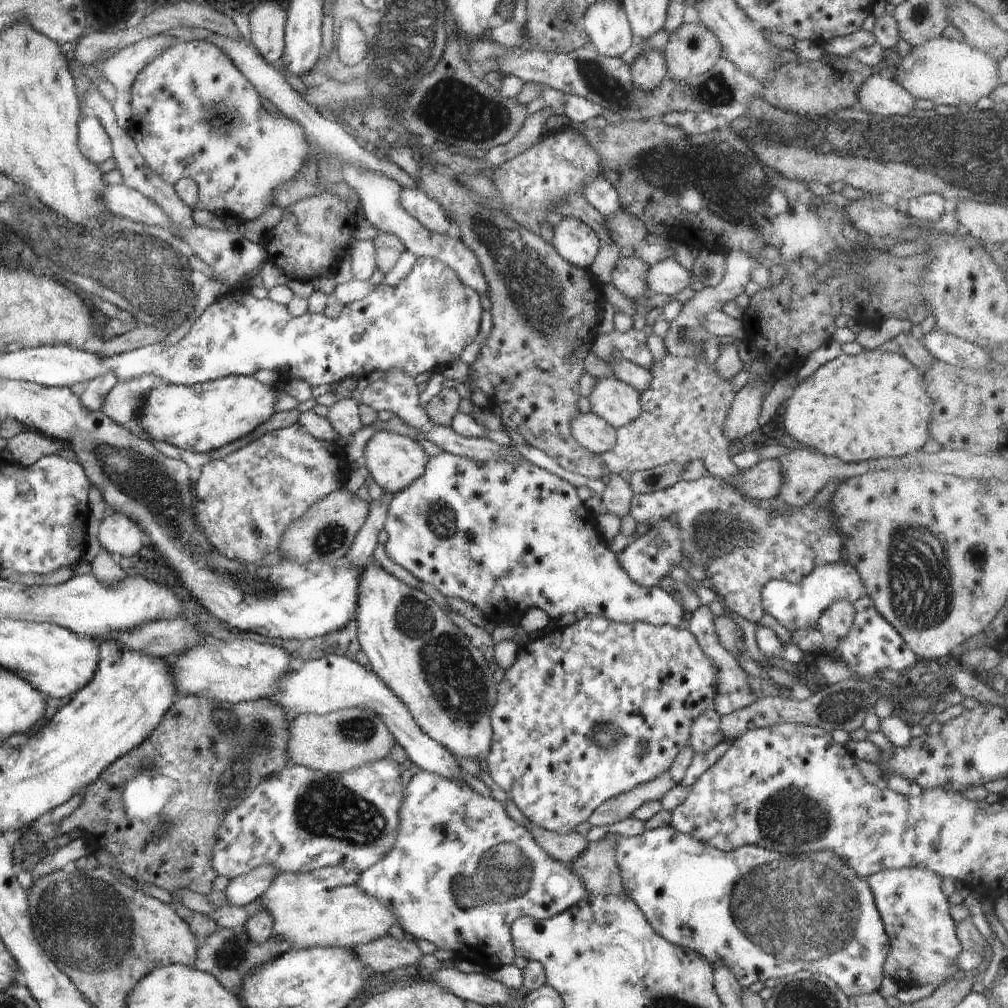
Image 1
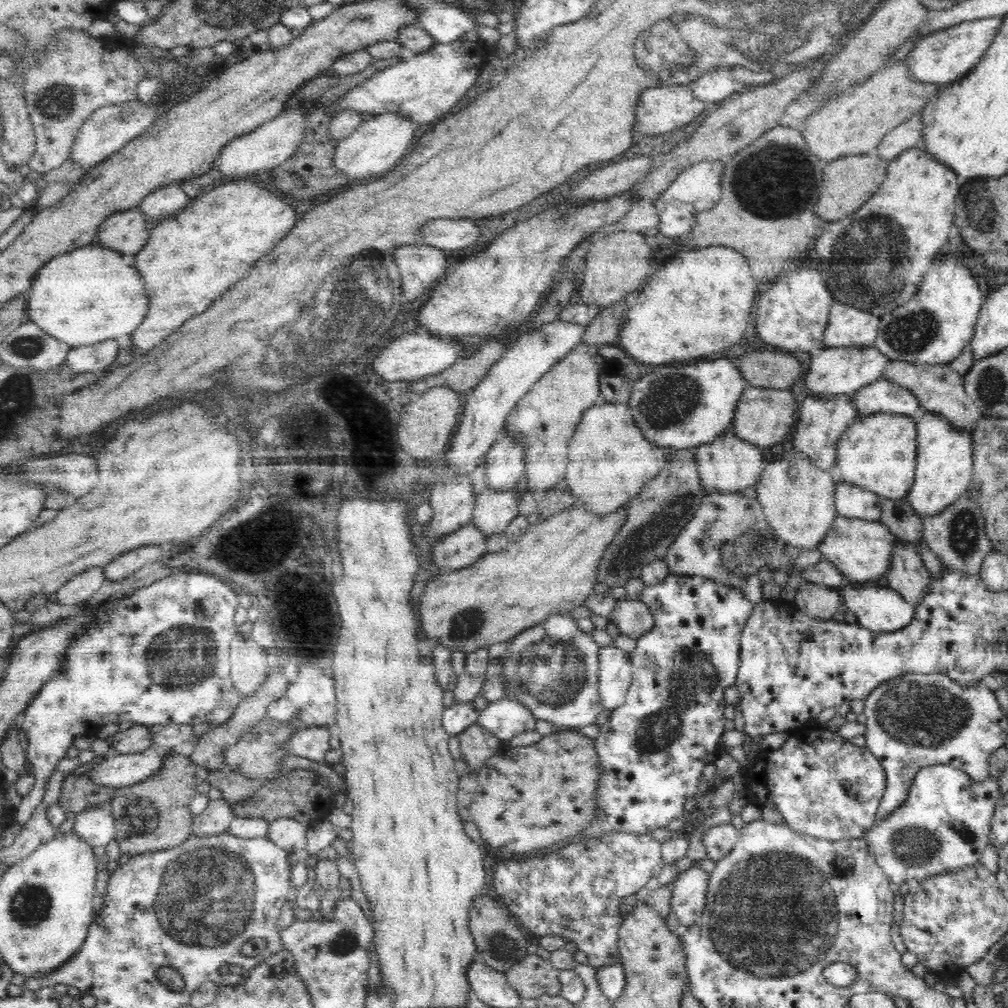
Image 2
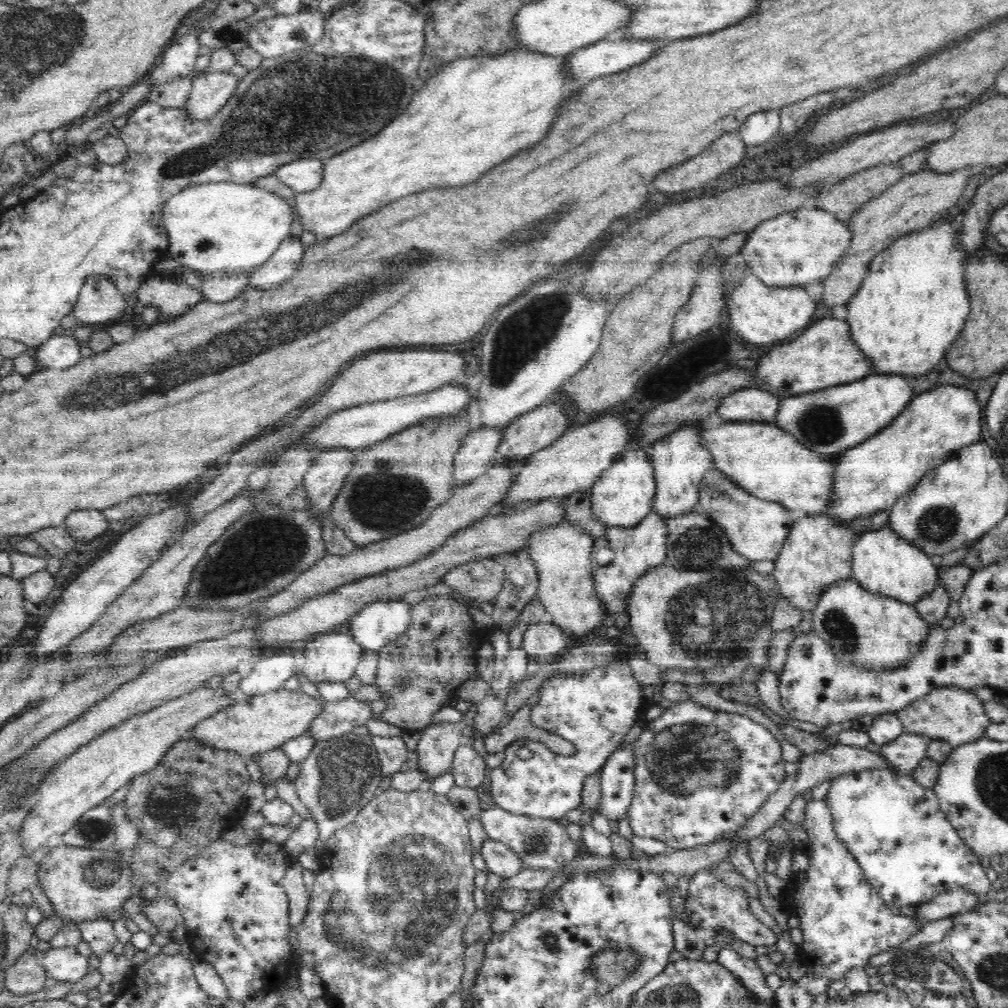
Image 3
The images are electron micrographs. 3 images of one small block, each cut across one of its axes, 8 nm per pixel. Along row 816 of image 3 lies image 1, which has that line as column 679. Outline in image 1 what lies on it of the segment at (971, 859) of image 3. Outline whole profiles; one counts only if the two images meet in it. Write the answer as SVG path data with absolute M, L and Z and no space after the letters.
M670 824L656 829L646 829L642 836L632 836L626 838L622 834L606 834L604 838L616 838L616 846L614 846L614 854L616 854L616 864L620 868L620 874L623 883L623 894L630 898L640 911L646 916L650 926L660 934L662 938L666 938L668 942L672 942L674 946L682 946L682 948L692 948L694 952L702 954L708 962L713 966L717 961L722 960L730 972L736 976L736 980L740 987L750 987L756 982L764 983L770 978L780 979L784 976L794 976L799 971L804 970L810 973L819 973L830 978L844 995L850 999L860 994L878 993L883 976L883 969L886 958L892 949L891 938L885 932L882 918L878 914L872 890L866 882L867 878L860 878L852 868L848 868L832 850L822 850L822 852L812 852L802 858L800 855L781 855L774 850L766 850L766 848L746 845L741 848L724 851L703 844L698 840L687 836L678 830L673 830Z

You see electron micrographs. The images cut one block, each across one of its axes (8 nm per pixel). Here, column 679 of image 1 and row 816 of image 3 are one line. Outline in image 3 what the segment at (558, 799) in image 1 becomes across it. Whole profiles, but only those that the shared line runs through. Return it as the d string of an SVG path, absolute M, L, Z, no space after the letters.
M688 698L682 702L673 703L658 718L651 720L648 728L643 729L638 740L636 740L636 744L634 744L634 763L636 763L635 790L627 813L633 834L642 838L659 840L674 851L705 846L705 844L710 844L716 839L732 840L736 836L736 832L742 831L746 824L749 824L749 818L765 804L764 800L767 800L778 788L781 788L787 778L781 742L768 728L748 716L715 711L704 705L693 703Z

